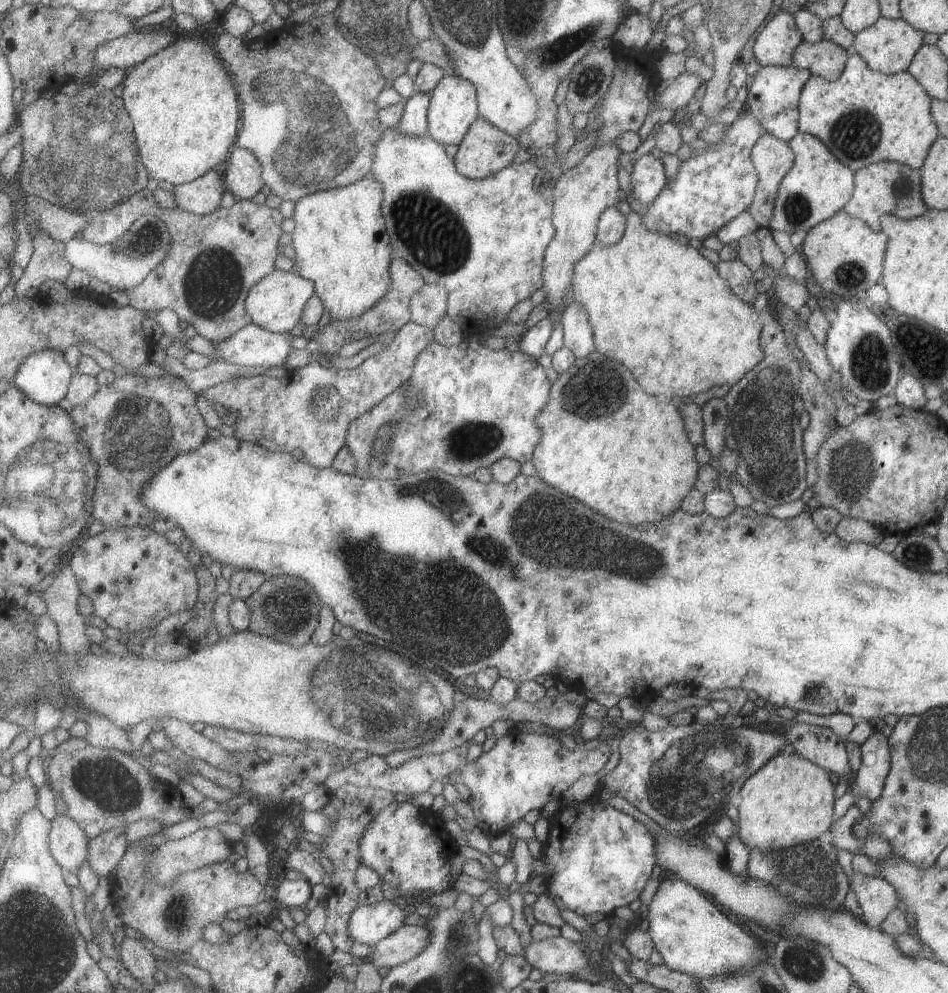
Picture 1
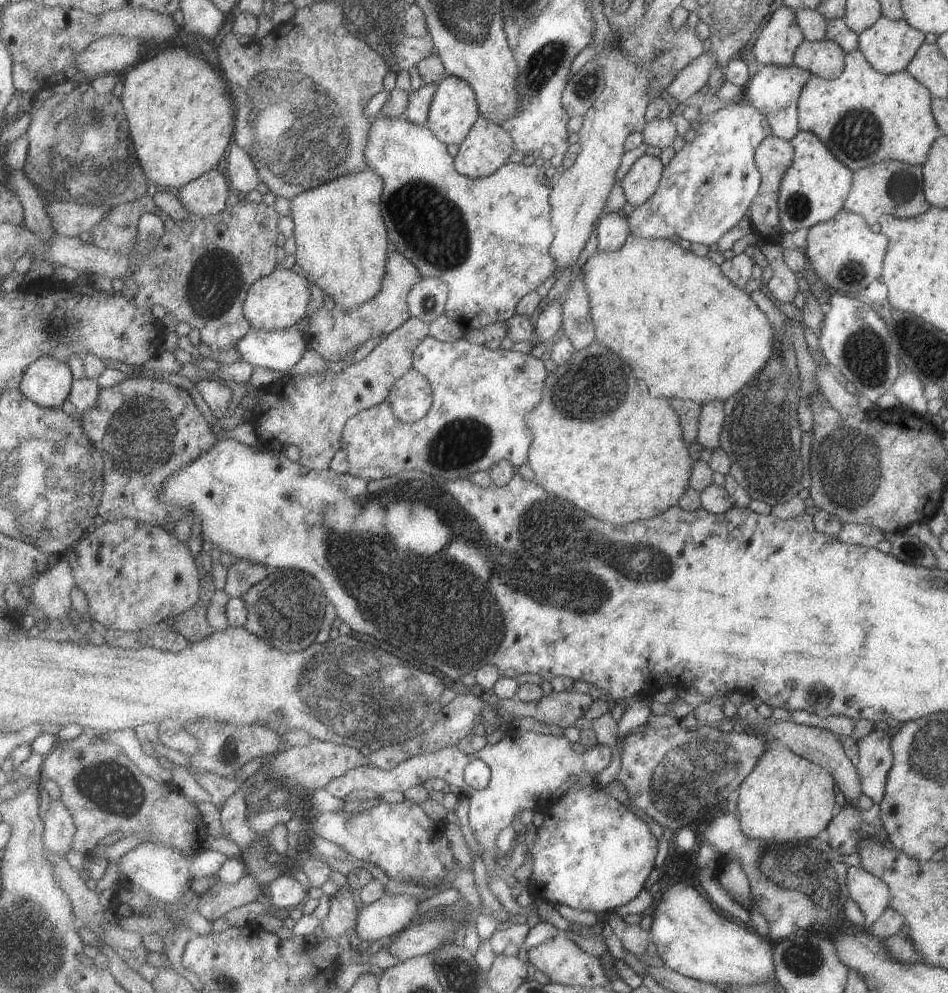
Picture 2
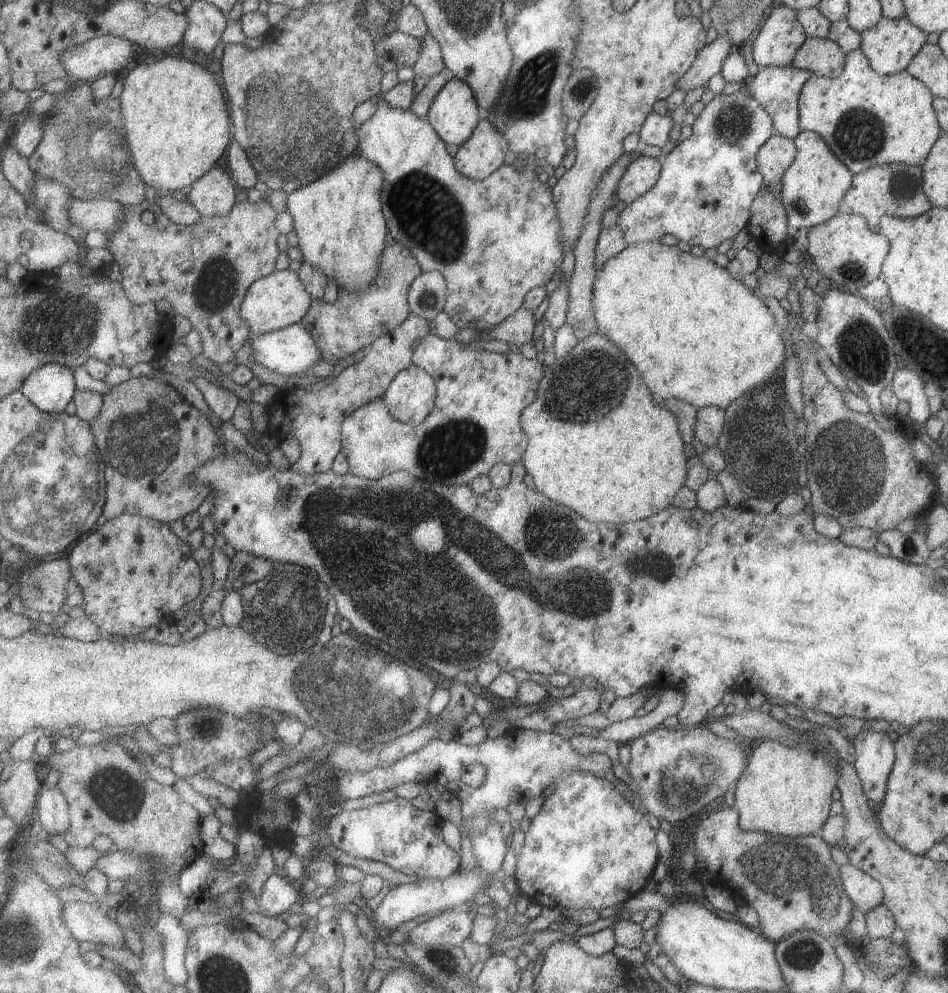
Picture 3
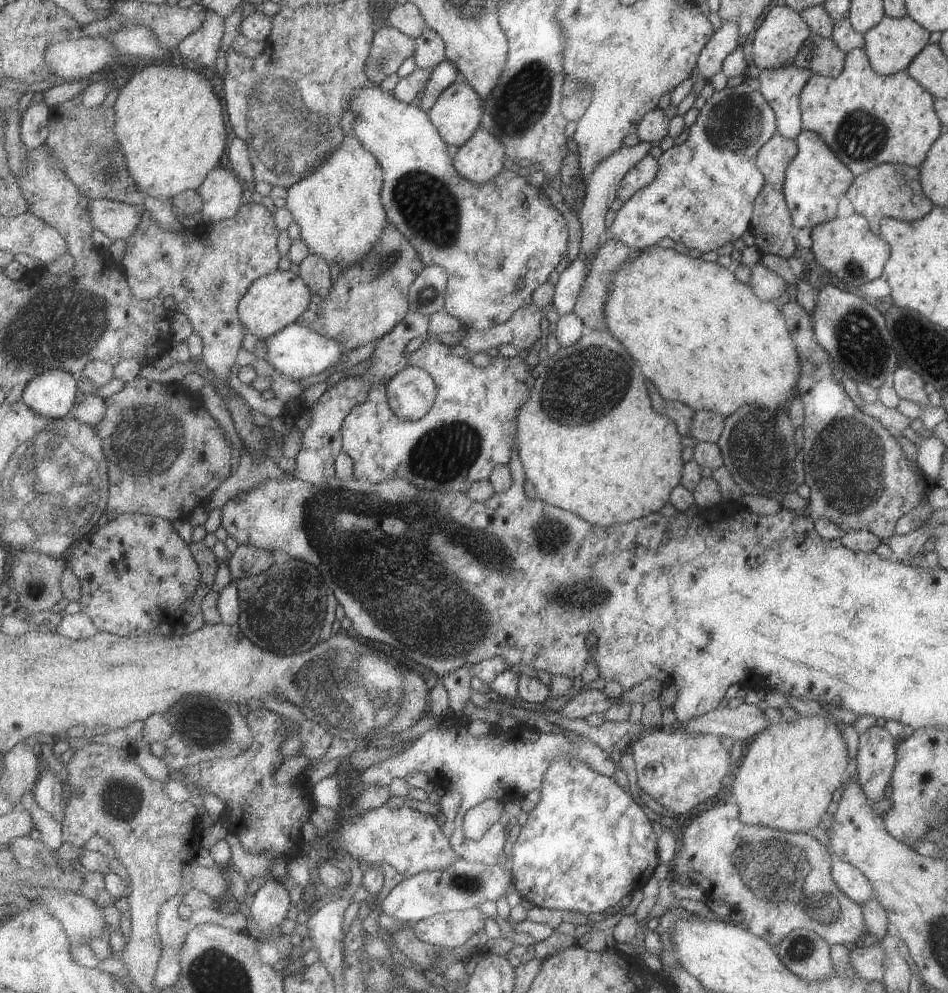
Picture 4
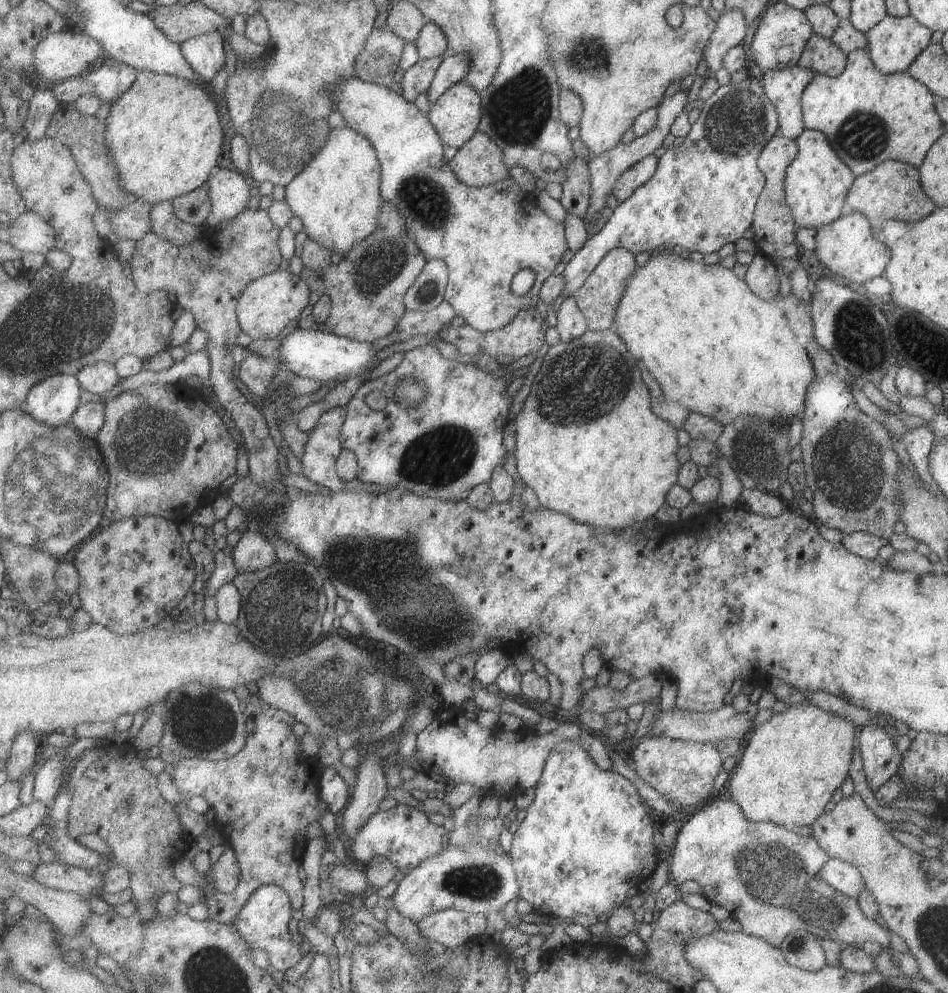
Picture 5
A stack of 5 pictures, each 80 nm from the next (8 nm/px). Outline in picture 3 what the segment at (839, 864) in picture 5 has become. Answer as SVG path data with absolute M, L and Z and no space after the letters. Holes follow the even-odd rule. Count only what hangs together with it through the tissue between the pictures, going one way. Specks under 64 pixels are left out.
M841 865L839 878L853 908L868 913L882 904L882 886L856 866Z

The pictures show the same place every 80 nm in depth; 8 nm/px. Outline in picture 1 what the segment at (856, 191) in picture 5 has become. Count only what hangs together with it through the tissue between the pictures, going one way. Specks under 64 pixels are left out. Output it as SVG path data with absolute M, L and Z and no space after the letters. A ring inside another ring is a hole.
M879 161L854 172L854 189L842 211L866 222L872 231L879 232L882 228L878 218L882 214L910 219L921 216L927 209L920 195L920 169L895 161Z

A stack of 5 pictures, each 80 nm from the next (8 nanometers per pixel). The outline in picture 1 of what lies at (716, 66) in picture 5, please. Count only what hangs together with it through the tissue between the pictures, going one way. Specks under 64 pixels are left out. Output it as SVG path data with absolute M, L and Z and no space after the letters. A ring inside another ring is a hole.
M686 72L681 73L675 80L671 79L664 90L654 94L654 105L657 108L668 108L673 111L686 108L692 103L693 92L701 80L698 76L695 77Z

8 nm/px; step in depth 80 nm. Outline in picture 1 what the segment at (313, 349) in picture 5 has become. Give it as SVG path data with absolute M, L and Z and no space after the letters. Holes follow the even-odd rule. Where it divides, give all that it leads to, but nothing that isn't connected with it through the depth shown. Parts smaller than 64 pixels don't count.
M257 323L248 324L245 328L238 330L233 337L218 342L215 346L216 355L219 359L244 367L264 366L271 369L287 362L289 350L291 350L291 340L287 340L289 333L274 333Z

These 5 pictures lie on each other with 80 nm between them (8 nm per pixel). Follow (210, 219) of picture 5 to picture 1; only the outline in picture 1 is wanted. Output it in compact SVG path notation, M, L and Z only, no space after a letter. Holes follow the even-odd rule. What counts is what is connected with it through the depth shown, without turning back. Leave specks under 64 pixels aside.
M216 169L193 182L177 185L173 190L178 206L199 216L221 208L221 198L227 191L225 178Z

